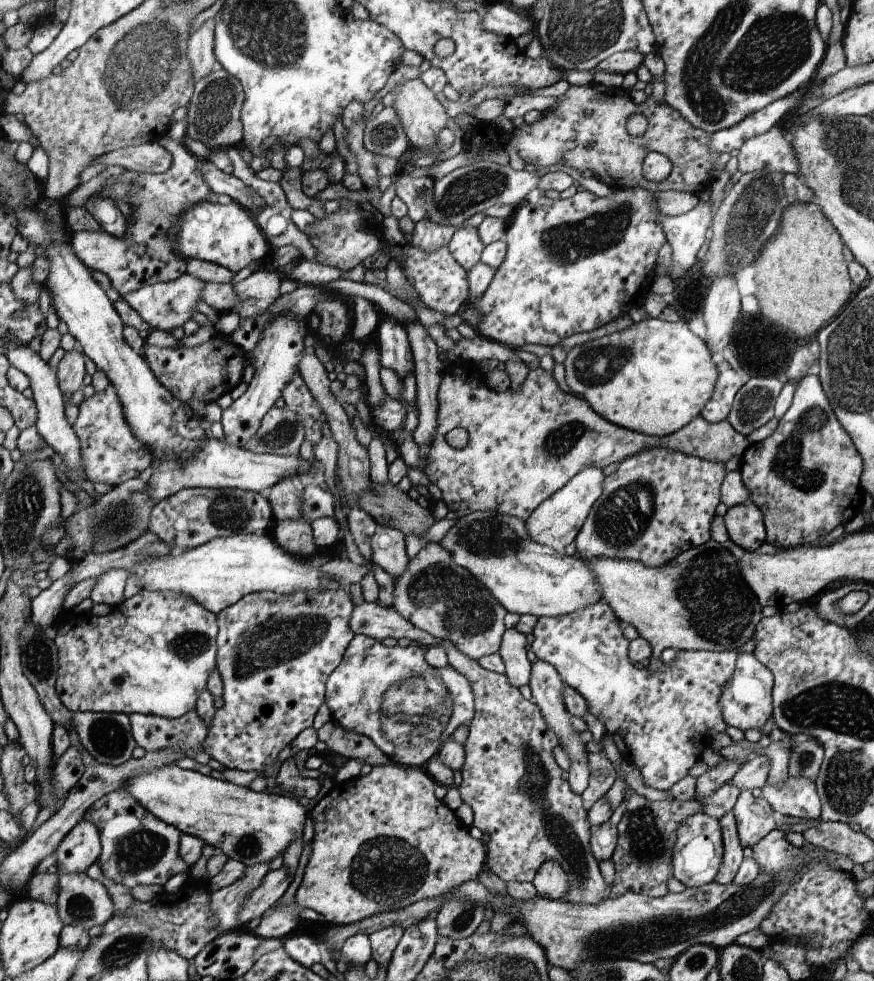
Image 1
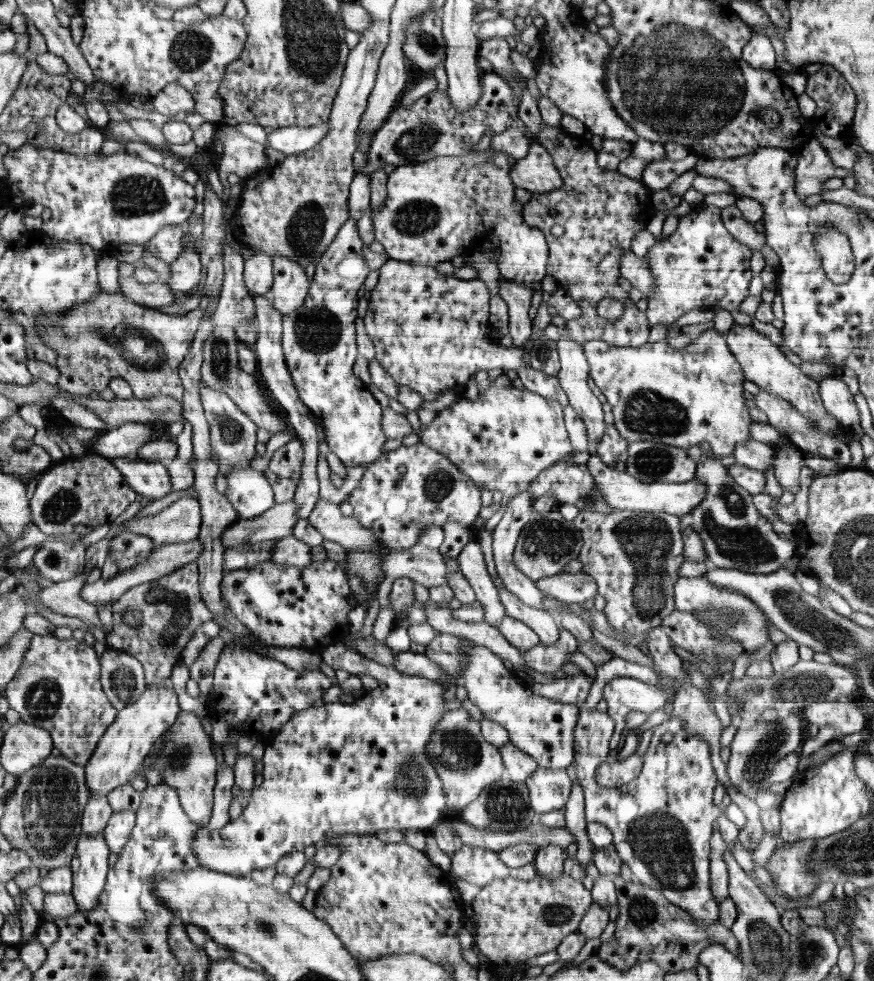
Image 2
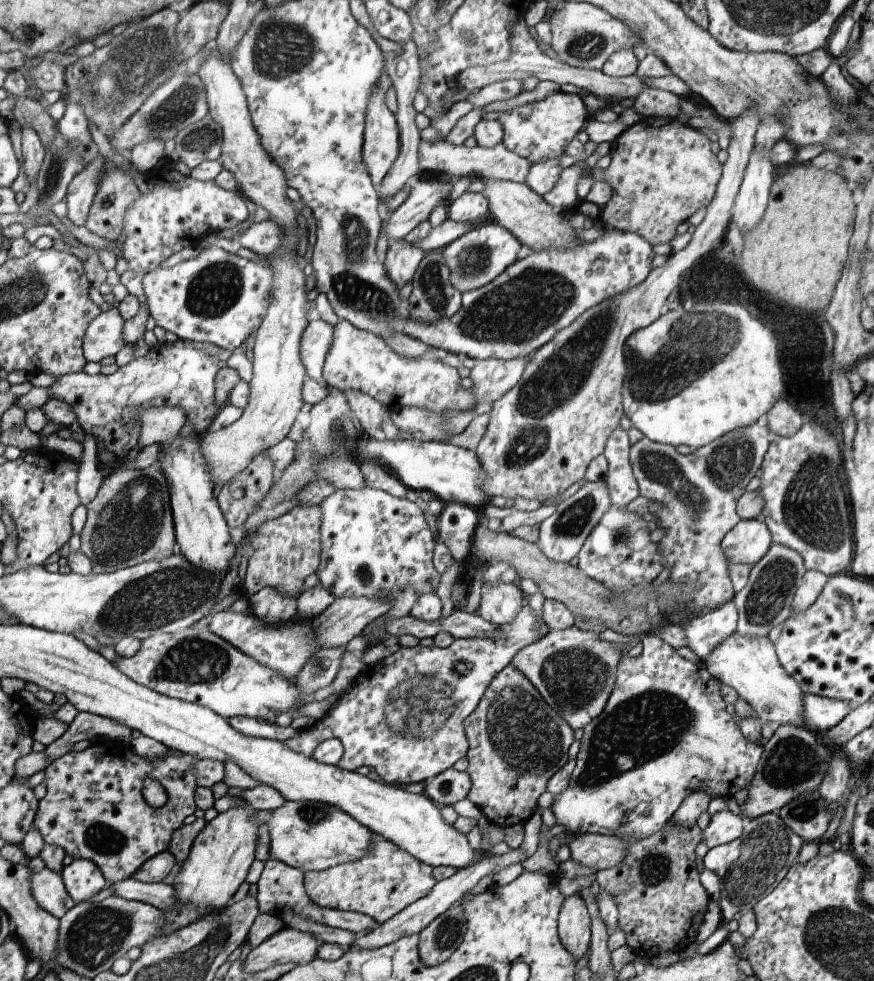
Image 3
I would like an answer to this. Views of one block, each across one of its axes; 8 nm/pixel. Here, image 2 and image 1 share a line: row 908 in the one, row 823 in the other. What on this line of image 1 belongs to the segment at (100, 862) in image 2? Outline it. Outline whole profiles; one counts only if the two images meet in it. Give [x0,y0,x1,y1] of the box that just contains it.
[56,821,100,873]

